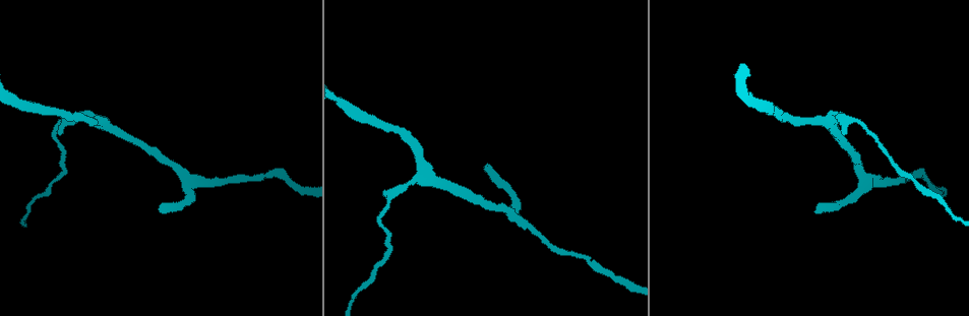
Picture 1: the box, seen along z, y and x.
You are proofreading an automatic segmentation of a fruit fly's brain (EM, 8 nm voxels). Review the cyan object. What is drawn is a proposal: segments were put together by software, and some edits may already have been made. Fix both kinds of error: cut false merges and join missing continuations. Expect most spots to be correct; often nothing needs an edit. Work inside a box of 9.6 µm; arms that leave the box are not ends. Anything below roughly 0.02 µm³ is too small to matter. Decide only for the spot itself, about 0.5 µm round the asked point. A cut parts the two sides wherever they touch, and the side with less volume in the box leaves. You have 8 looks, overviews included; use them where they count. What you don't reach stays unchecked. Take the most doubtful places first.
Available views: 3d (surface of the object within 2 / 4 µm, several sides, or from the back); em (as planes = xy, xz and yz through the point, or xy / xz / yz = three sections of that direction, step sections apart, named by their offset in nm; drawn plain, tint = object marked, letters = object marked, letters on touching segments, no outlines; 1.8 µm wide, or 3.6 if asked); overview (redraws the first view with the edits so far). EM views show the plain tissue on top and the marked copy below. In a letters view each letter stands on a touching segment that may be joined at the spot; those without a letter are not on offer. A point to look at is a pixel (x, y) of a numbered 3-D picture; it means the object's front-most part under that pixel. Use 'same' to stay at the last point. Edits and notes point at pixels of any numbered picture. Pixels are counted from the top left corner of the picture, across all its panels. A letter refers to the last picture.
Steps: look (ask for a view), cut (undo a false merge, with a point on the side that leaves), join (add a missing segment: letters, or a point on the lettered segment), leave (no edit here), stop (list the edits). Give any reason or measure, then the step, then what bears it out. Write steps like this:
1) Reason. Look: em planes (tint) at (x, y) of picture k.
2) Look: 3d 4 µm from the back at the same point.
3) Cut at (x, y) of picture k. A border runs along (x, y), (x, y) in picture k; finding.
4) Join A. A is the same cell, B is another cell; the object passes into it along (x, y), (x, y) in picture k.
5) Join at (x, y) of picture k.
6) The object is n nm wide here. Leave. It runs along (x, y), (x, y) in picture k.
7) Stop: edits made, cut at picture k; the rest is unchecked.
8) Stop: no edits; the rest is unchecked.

An open end. Look: em yz step 16 (letters) at (165, 213) of picture 1.

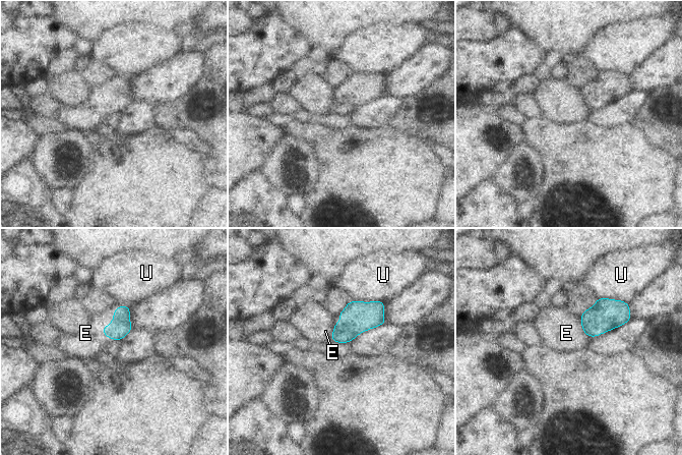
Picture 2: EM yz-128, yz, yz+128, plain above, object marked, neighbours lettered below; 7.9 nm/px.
The object is 140 nm wide here; the longest contact is with U, 260 nm. Leave. E and U are other cells; none of them fits.

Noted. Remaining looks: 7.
Branch stops here. Look: 3d 2 µm from the back at (59, 133) of picture 1.

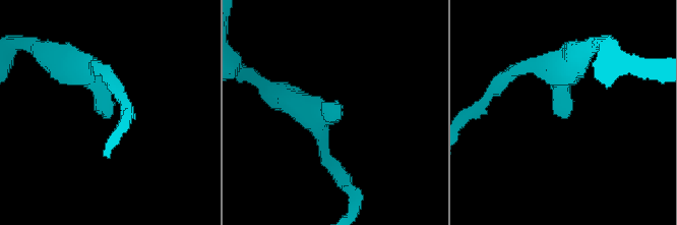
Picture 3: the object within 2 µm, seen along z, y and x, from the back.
Shape alone is not enough. Look: em 3.6 µm planes (letters) at (108, 112) of picture 3.

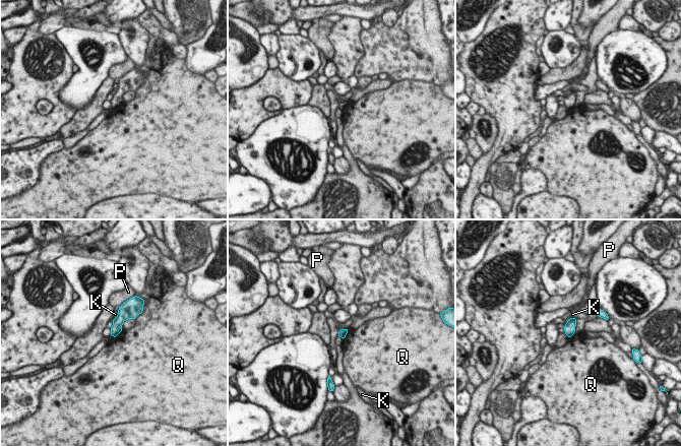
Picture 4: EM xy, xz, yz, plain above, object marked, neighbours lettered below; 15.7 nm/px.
Leave. K, P and Q are other cells; a border runs along (122, 330), (113, 337) in picture 4; no lettered segment goes on from it.

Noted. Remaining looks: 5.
Branch point. Look: em 3.6 µm yz step 4 (tint) at (511, 215) of picture 1.

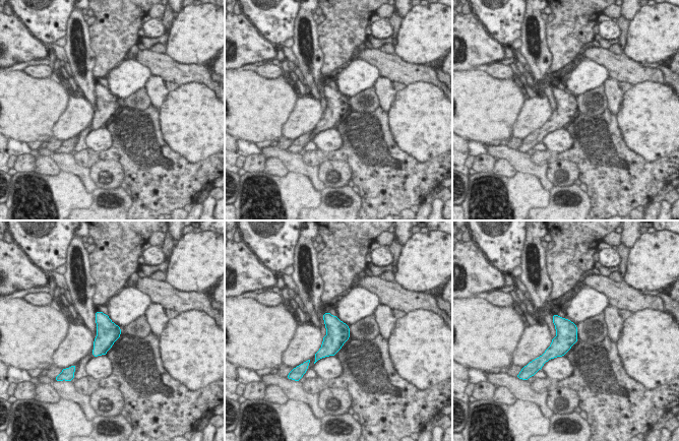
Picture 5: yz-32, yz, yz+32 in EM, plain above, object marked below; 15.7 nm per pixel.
Another direction. Look: em 3.6 µm planes (letters) at the same point.

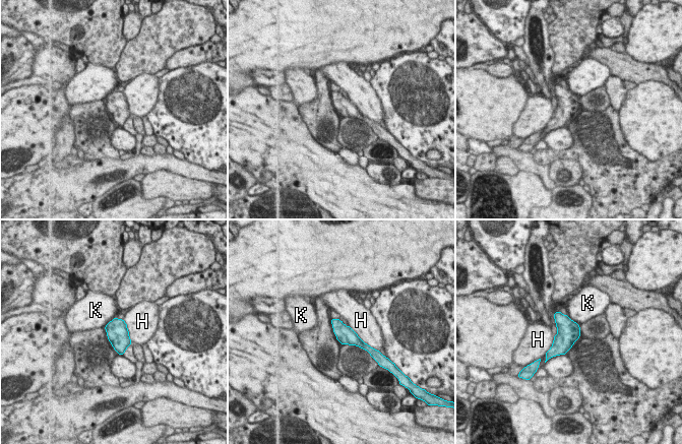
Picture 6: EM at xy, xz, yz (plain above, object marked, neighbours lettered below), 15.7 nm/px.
Leave. H and K are other cells; a border runs along (116, 317), (104, 327) in picture 6; one neuron here.

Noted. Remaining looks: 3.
Stop: no edits; the rest is unchecked.

